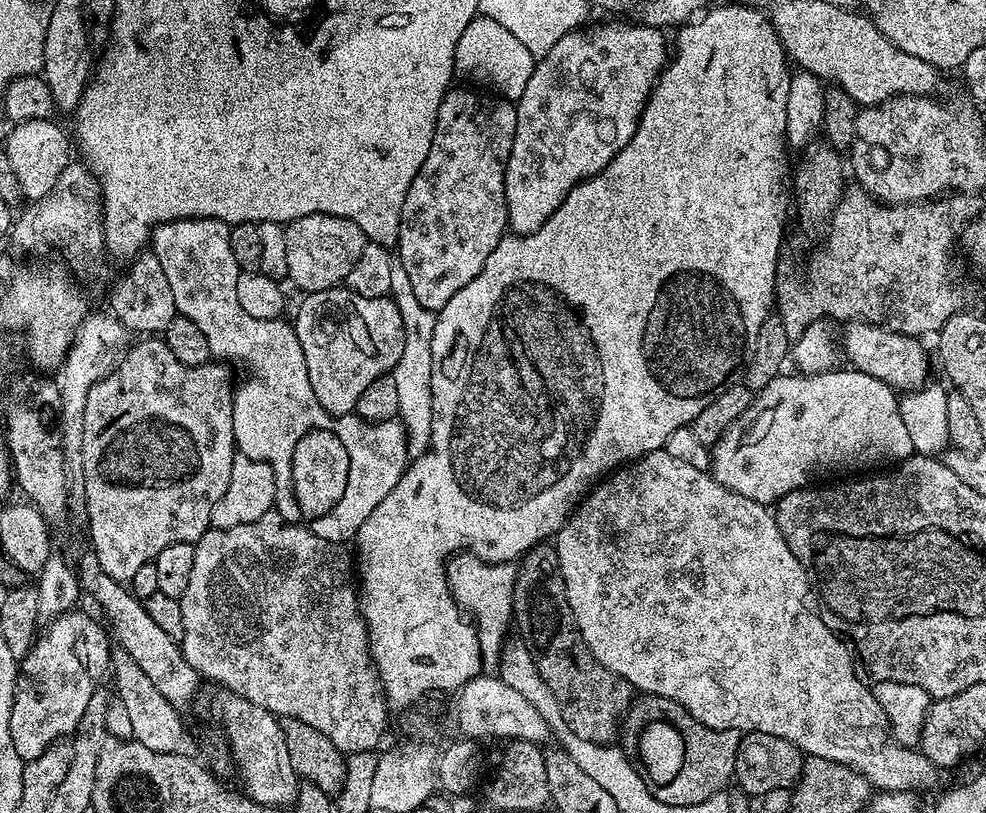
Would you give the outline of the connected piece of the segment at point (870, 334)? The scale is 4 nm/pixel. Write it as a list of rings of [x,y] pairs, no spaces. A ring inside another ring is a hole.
[[[865,320],[845,323],[843,328],[842,352],[852,359],[851,367],[855,371],[870,374],[904,394],[925,387],[929,379],[928,352],[920,345],[923,343],[917,337],[904,336],[900,332],[893,332],[885,325],[868,324]]]

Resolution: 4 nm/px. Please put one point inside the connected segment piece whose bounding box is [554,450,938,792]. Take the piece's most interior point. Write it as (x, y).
(680, 586)

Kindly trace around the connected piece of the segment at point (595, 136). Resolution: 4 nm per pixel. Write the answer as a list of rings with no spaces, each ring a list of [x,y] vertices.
[[[643,22],[637,24],[600,24],[597,28],[592,28],[589,32],[577,30],[567,32],[545,56],[539,57],[535,61],[535,68],[530,80],[526,85],[526,90],[522,91],[518,103],[516,104],[516,133],[514,134],[514,146],[510,150],[510,158],[506,166],[506,204],[508,206],[508,227],[513,233],[521,236],[529,236],[534,230],[538,230],[549,220],[562,206],[566,194],[574,190],[574,186],[589,176],[596,176],[600,171],[612,161],[621,150],[634,138],[636,128],[640,125],[640,116],[648,104],[648,97],[652,94],[652,87],[660,79],[660,73],[664,70],[664,65],[670,59],[670,40],[659,28],[650,28]]]

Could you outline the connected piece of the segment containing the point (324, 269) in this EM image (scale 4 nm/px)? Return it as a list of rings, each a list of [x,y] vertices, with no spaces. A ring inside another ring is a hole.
[[[310,214],[309,216],[303,216],[297,220],[291,220],[290,223],[284,225],[286,230],[286,270],[288,271],[287,279],[293,280],[298,287],[301,288],[301,293],[307,294],[310,292],[324,292],[327,288],[335,288],[343,285],[347,281],[350,269],[354,267],[354,262],[358,262],[358,257],[362,255],[362,246],[366,243],[366,237],[364,231],[358,227],[354,222],[350,222],[346,218],[338,218],[337,216],[331,216],[330,214]]]

